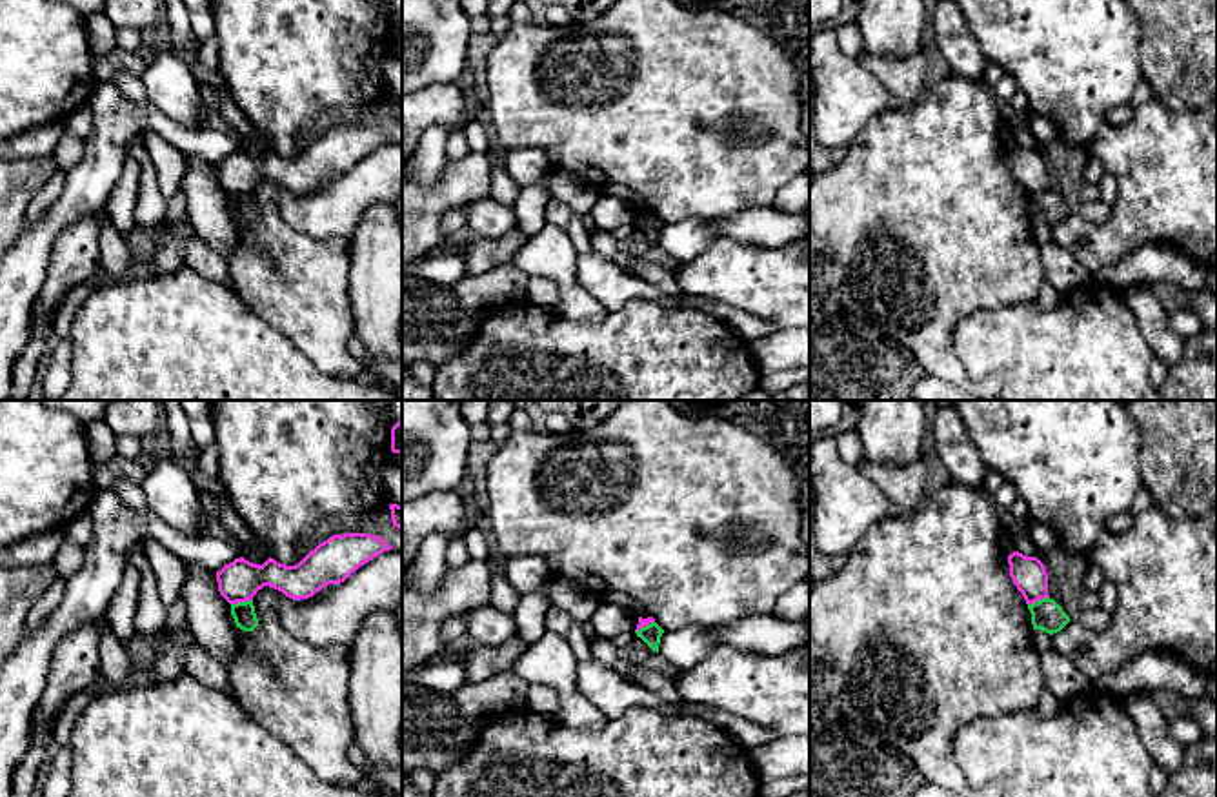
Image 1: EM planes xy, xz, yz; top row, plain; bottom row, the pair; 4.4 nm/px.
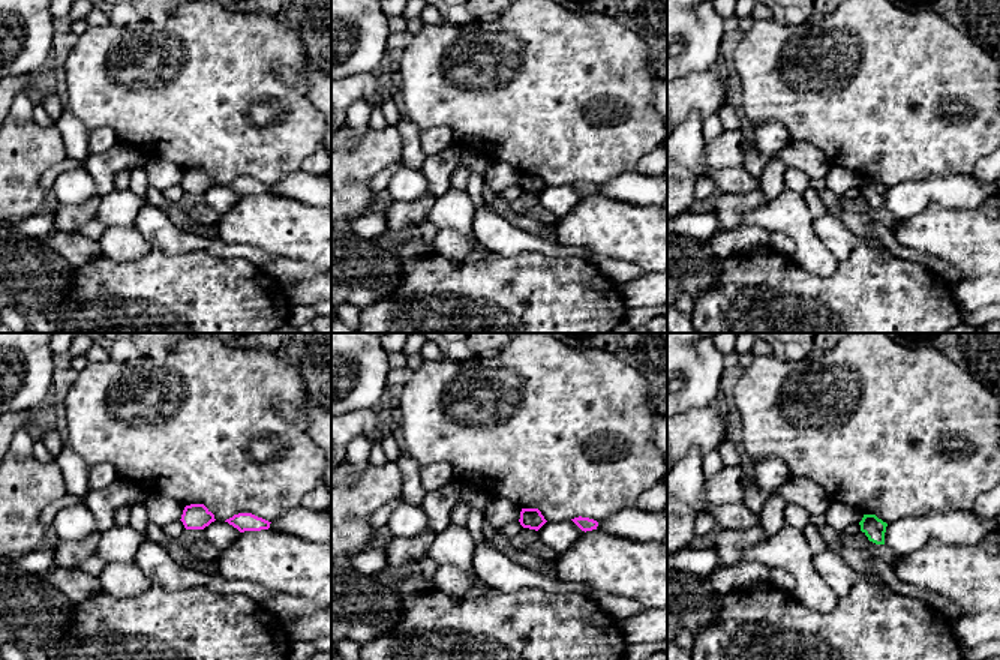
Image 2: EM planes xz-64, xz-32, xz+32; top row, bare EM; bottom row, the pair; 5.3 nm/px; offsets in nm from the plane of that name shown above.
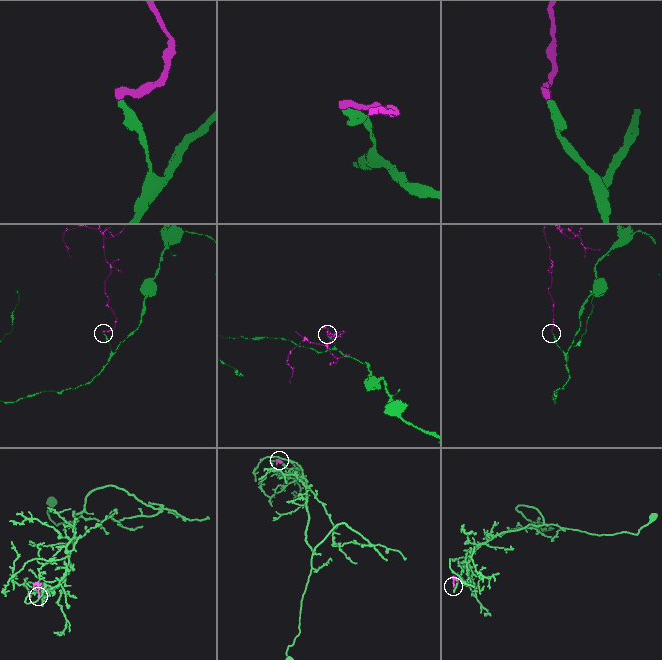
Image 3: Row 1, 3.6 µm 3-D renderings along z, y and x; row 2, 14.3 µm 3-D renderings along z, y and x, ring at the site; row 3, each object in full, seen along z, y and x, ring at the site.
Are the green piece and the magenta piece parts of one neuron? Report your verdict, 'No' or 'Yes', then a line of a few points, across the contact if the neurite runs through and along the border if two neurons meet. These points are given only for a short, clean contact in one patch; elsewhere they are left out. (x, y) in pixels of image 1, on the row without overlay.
No. Line: xy (251, 191), (231, 197)

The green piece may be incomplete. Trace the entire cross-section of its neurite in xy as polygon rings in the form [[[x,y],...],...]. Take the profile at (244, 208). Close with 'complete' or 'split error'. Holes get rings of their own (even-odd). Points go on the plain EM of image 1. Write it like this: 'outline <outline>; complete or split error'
outline [[[253,193],[231,197],[231,207],[235,211],[236,220],[244,224],[253,224],[258,218]]]; complete

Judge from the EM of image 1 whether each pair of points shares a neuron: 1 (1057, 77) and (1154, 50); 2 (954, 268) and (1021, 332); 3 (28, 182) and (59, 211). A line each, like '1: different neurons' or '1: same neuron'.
1: different neurons
2: different neurons
3: different neurons

